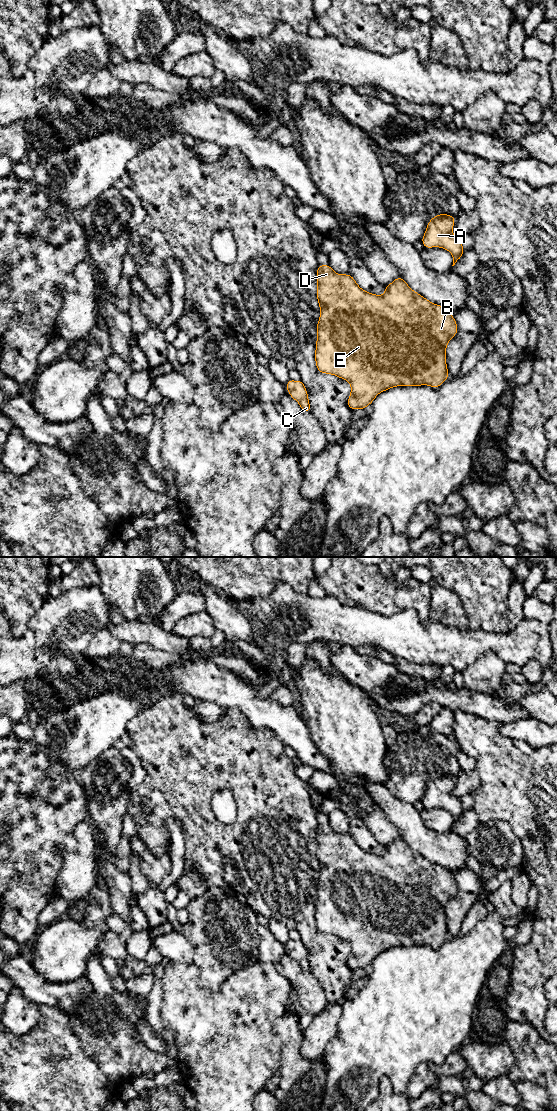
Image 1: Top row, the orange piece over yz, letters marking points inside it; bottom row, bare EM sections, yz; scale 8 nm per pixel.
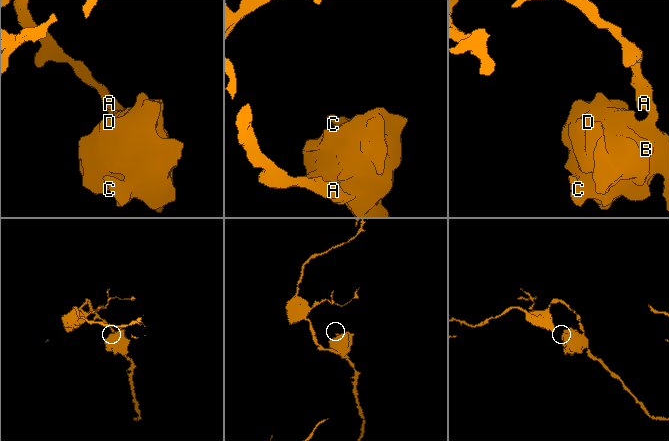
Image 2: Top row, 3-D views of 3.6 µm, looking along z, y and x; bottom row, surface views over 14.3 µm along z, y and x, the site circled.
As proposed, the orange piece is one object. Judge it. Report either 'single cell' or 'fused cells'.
single cell

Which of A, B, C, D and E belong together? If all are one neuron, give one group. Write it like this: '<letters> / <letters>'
A B C D E

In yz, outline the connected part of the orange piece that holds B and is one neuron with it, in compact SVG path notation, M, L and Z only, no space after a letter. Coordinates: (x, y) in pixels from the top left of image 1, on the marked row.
M330 265L317 267L317 300L320 318L317 323L315 361L318 372L336 375L351 385L348 407L365 409L375 397L396 386L429 385L438 388L449 377L446 346L457 334L458 326L450 310L433 304L397 277L385 286L382 296L361 289L350 274L340 275Z

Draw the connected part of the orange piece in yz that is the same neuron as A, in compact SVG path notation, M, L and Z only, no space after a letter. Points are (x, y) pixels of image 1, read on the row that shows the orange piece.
M446 213L434 216L427 224L421 241L424 248L440 247L451 252L453 265L462 257L463 246L460 237L451 233L456 217Z

